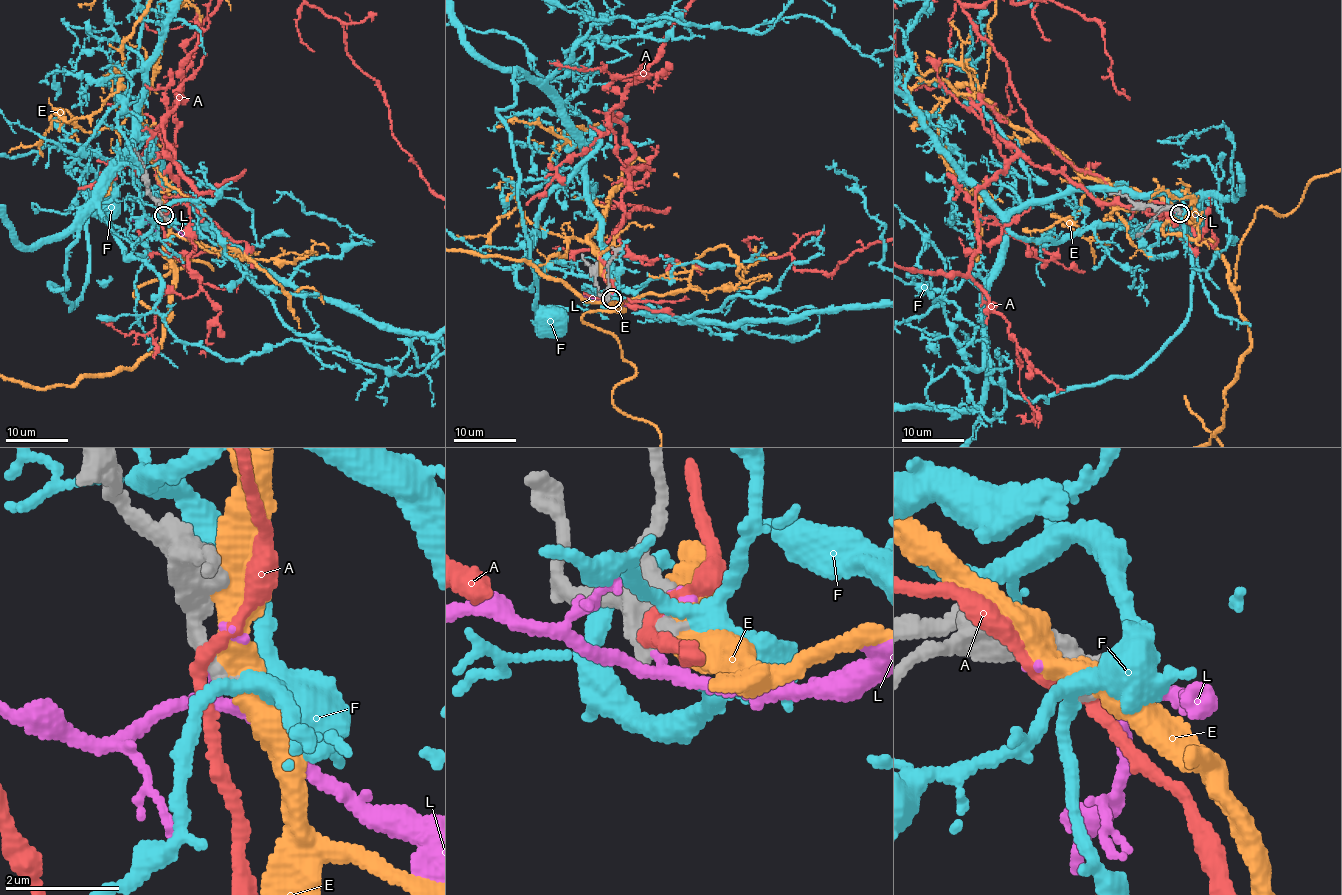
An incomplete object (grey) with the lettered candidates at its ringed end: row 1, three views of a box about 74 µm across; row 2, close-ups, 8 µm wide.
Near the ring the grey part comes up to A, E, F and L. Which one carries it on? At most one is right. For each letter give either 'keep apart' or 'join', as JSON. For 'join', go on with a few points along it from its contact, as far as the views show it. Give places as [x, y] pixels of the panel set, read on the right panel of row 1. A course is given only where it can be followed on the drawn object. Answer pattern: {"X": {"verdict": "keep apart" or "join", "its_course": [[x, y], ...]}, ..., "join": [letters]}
{"A": {"verdict": "keep apart"}, "E": {"verdict": "keep apart"}, "F": {"verdict": "keep apart"}, "L": {"verdict": "keep apart"}, "join": []}

